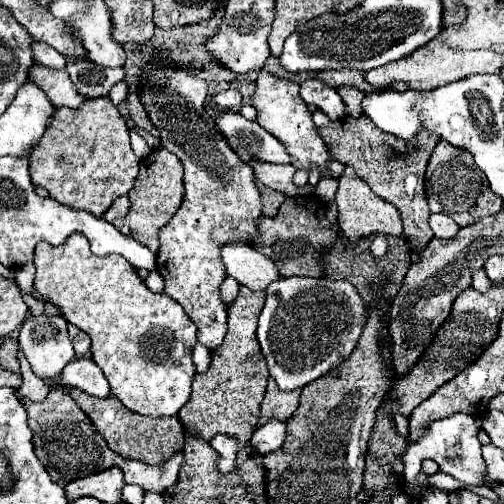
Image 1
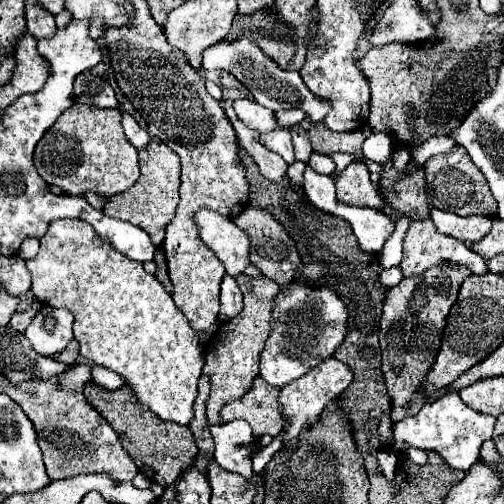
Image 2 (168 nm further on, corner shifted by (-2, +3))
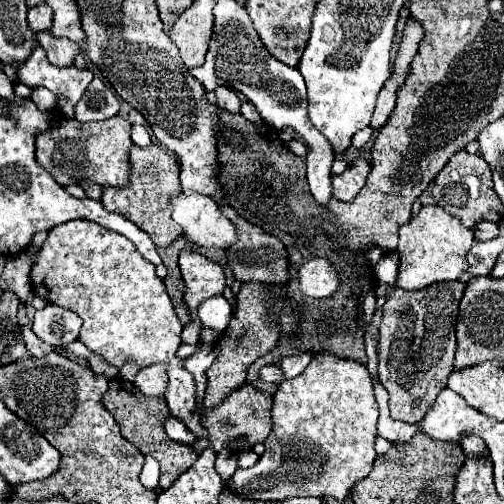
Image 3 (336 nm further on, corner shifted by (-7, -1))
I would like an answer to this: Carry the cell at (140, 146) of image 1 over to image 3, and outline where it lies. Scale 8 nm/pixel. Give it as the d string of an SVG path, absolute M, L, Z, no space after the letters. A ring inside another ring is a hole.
M133 125L131 137L133 137L133 143L135 143L137 147L147 147L147 145L151 145L151 137L149 137L149 133L147 133L147 129L145 129L143 125Z

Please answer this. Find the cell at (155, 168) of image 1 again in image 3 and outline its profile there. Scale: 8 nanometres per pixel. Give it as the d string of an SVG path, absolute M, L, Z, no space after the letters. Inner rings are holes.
M149 145L149 147L131 147L131 181L121 187L103 187L103 197L101 203L107 211L125 215L129 221L133 221L139 229L143 229L157 247L167 247L171 241L175 241L179 235L183 235L183 229L171 219L169 211L169 199L175 195L181 185L179 185L179 163L159 145Z

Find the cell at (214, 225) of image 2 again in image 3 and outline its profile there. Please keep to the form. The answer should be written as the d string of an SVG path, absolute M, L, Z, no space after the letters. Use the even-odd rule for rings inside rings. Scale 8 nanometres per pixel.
M199 193L173 195L169 199L171 217L181 225L183 235L201 247L229 249L235 243L237 233L233 223L221 215L217 203Z

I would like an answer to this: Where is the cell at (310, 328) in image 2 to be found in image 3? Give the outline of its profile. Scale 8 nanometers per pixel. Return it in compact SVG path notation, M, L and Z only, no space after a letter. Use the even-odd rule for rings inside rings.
M265 365L265 367L261 367L259 377L263 381L267 381L267 383L281 383L283 381L283 373L281 373L281 369L277 365Z

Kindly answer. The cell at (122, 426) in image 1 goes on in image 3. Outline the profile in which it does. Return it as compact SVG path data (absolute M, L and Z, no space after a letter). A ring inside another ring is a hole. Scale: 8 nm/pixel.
M113 379L109 381L109 389L103 397L103 405L109 409L109 413L115 417L115 421L121 427L121 435L131 441L143 455L151 455L159 461L161 465L161 481L159 487L167 489L171 483L175 483L179 479L181 473L185 473L193 463L197 453L183 443L171 441L165 433L163 427L163 419L167 419L171 413L167 409L167 403L163 397L147 397L143 395L133 383L125 381L125 379Z

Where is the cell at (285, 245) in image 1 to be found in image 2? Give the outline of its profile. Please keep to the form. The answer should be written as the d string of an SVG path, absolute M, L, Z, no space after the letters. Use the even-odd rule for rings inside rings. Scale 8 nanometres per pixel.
M244 207L244 211L234 219L234 223L250 237L252 265L262 269L262 273L266 277L270 277L272 281L276 281L278 285L292 283L302 265L302 259L298 255L294 241L286 235L286 229L282 229L282 225L278 225L278 221L274 221L274 217L270 217L270 211L264 211L258 207Z

